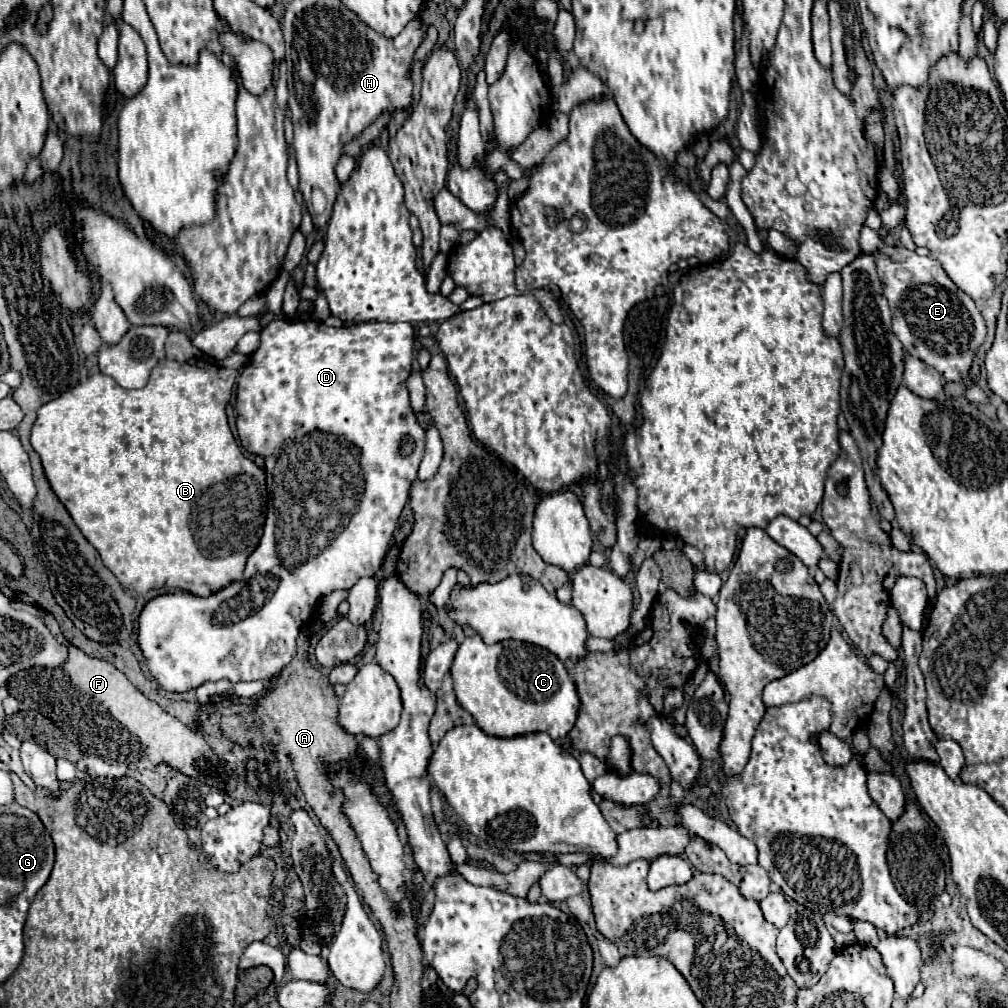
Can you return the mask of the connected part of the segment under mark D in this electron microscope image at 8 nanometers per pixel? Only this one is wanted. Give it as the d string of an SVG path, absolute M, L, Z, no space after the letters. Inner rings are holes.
M281 316L273 318L271 322L267 322L267 324L261 328L261 332L259 332L261 344L259 344L259 348L249 356L249 362L243 366L241 376L239 376L239 382L237 382L237 406L235 406L235 410L237 410L237 436L239 436L239 440L241 440L241 446L243 446L247 452L259 454L259 456L265 460L269 500L267 500L267 518L265 518L263 536L261 536L261 542L259 542L259 546L255 548L255 552L247 558L245 574L243 574L241 580L237 580L237 582L233 582L233 584L217 590L215 594L211 594L211 596L207 596L207 598L193 596L193 594L185 594L185 592L175 592L175 594L157 596L157 598L153 598L153 600L143 608L143 612L141 612L141 616L139 616L139 648L141 648L143 656L147 658L147 666L149 666L151 676L153 676L167 692L187 692L187 690L193 690L193 688L197 688L199 684L207 682L207 680L223 680L223 678L225 678L225 680L231 680L231 682L251 682L251 680L269 680L269 678L273 678L285 664L289 664L289 662L293 660L293 656L295 656L295 652L297 652L297 636L299 636L299 630L301 630L301 626L311 618L313 610L315 610L317 604L319 604L319 598L323 598L323 596L327 596L327 594L331 594L331 592L335 592L335 590L351 588L359 578L363 578L363 576L375 576L375 574L379 572L381 562L383 562L383 556L385 556L387 546L389 546L389 540L391 540L391 534L393 534L393 530L395 530L395 526L397 526L397 520L399 520L399 514L401 514L403 506L405 506L407 500L409 500L409 490L411 490L411 484L417 480L419 462L421 462L421 458L423 458L423 438L425 438L425 430L421 428L421 424L417 422L415 412L411 410L409 390L407 390L407 378L409 378L409 374L411 374L411 364L413 364L413 334L415 334L415 330L413 330L413 326L407 324L407 322L397 322L397 324L389 324L389 322L363 322L363 324L351 324L351 326L341 326L341 328L329 328L329 326L325 326L325 324L317 322L317 320L303 320L303 322L297 320L297 322L291 322L291 320L281 318ZM409 438L415 442L415 448L413 448L413 452L411 452L409 456L401 456L401 448L403 448L403 444L405 444Z

